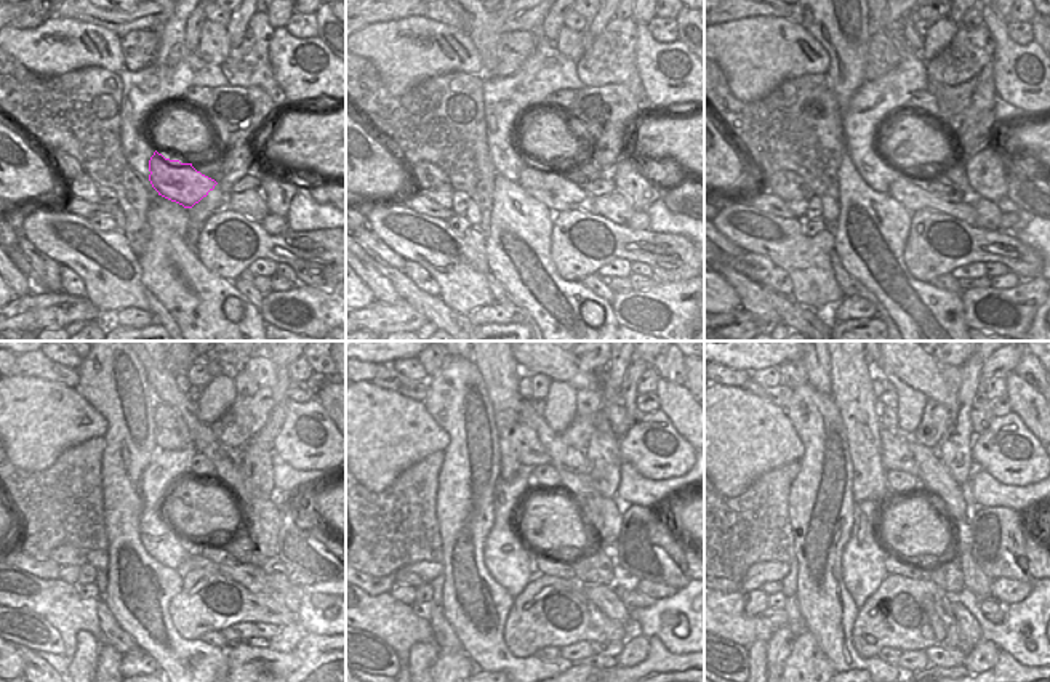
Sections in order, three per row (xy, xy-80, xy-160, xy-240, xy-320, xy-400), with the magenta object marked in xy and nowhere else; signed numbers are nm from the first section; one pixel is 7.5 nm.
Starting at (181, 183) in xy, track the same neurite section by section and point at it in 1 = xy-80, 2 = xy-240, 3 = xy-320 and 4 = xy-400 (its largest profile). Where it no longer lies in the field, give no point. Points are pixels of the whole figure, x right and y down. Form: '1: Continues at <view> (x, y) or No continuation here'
1: Continues at xy-80 (546, 184)
2: Continues at xy-240 (245, 573)
3: Continues at xy-320 (612, 588)
4: Continues at xy-400 (969, 631)

